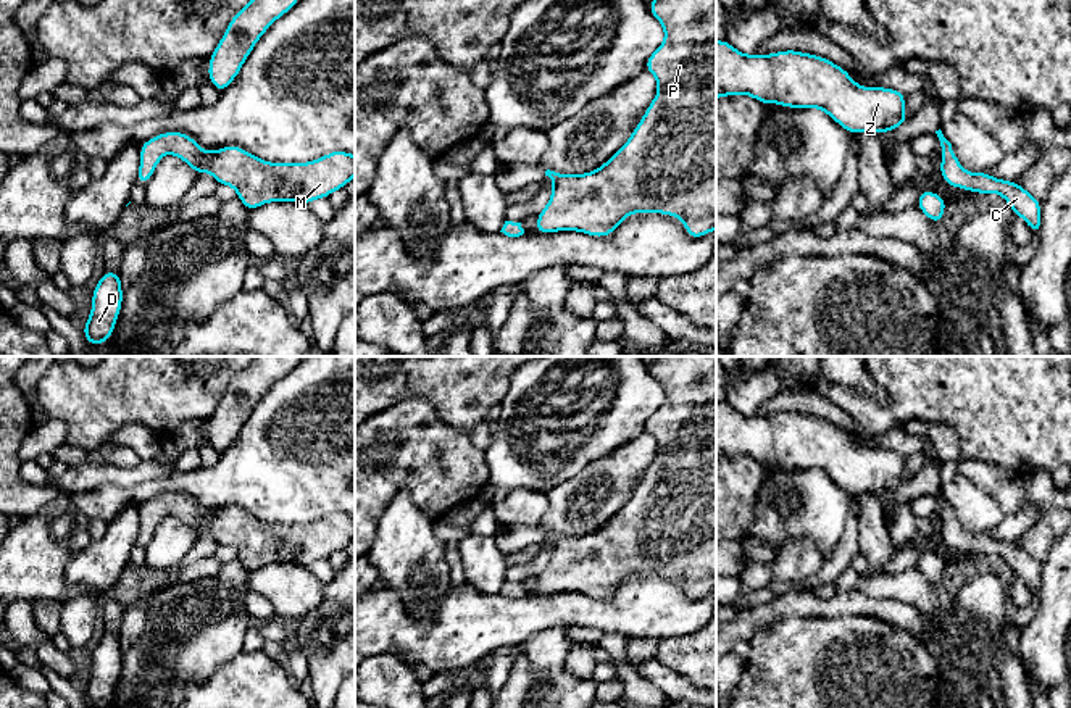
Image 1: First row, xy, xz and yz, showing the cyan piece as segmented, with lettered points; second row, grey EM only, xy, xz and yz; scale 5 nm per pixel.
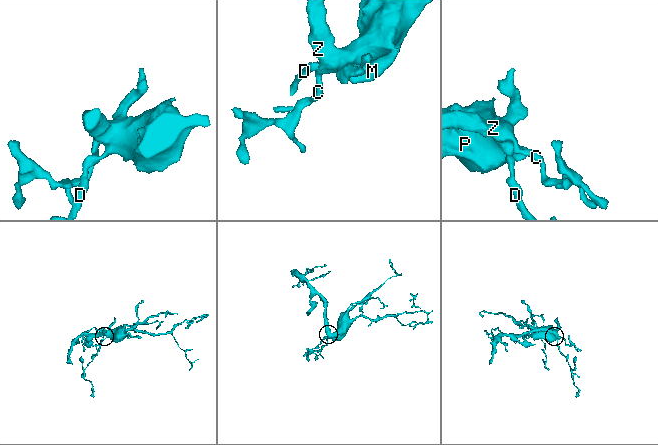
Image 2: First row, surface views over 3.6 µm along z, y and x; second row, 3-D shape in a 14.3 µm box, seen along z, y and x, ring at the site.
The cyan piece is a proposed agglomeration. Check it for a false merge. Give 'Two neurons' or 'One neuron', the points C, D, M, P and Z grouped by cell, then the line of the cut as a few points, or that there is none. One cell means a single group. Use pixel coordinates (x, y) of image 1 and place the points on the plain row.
One neuron. Groups: C D M P Z. No split

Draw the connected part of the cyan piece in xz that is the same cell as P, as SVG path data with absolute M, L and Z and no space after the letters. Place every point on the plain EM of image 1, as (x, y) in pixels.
M655 356L655 361L648 364L648 371L665 390L663 405L645 423L645 432L655 437L658 453L627 503L600 529L586 535L560 535L550 531L545 532L545 537L552 540L552 558L545 569L537 576L537 595L576 592L592 598L608 598L629 576L634 574L660 574L674 577L684 584L686 593L690 600L698 600L716 592L716 356Z

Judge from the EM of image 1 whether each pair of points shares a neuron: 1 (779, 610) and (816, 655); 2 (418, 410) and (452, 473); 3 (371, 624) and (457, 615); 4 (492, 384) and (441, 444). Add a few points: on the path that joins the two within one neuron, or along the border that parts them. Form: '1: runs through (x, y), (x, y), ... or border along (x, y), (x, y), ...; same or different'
1: border along (825, 618), (786, 616), (762, 626), (752, 636); different
2: runs through (413, 426), (413, 437), (437, 462); same
3: runs through (392, 629), (415, 642), (429, 642), (436, 636); same
4: border along (428, 400), (442, 421), (468, 434); different

